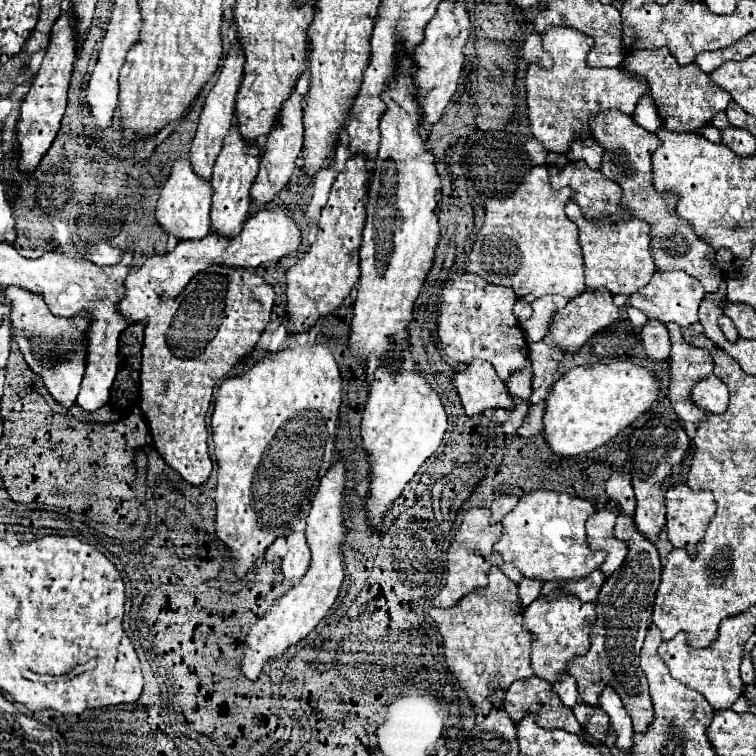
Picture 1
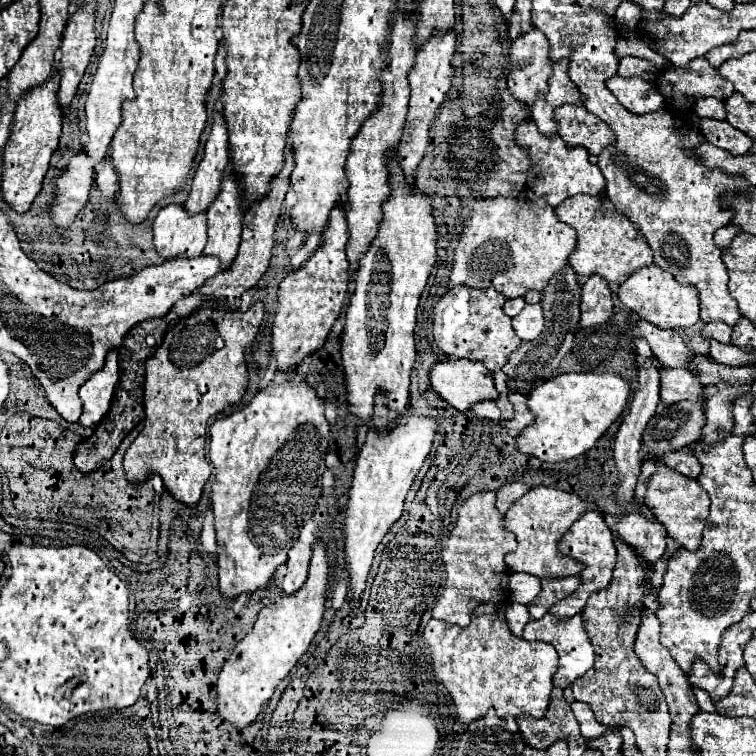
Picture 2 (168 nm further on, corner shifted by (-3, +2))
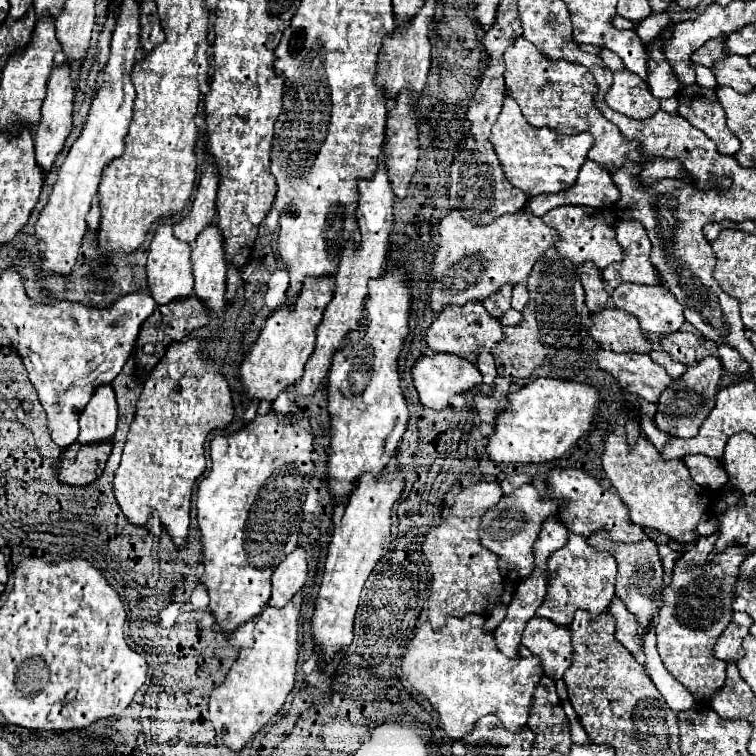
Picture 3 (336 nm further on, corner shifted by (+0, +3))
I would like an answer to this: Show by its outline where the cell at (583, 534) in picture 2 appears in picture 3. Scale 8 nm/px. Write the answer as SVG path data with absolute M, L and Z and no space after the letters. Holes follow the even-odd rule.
M569 534L569 542L549 556L547 596L537 610L537 616L547 618L557 626L569 626L575 610L579 608L589 612L591 618L599 616L613 598L615 574L617 574L617 562L609 554L591 548L585 536Z

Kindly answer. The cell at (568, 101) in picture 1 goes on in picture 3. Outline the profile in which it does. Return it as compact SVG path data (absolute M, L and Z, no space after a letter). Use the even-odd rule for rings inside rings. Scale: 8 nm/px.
M627 68L613 74L613 84L605 94L605 104L629 118L649 118L659 110L659 98L653 98L645 80L631 74Z

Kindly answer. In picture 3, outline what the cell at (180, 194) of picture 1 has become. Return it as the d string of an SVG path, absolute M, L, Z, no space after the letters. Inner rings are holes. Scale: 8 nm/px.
M161 224L155 232L155 238L149 248L149 260L147 260L147 288L157 300L157 304L167 304L173 300L189 298L193 292L193 272L191 272L191 248L187 242L181 242L173 236L171 226Z

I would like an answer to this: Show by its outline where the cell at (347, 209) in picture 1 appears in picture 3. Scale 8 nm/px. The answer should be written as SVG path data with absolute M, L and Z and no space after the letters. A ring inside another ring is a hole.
M305 278L303 290L297 296L297 302L293 308L283 306L281 310L273 312L267 318L265 328L261 330L259 338L249 348L247 356L241 362L239 378L243 382L245 394L251 400L267 400L273 402L281 392L295 386L297 380L303 374L303 366L309 360L309 356L315 350L315 330L321 324L325 306L333 298L333 286L335 278Z

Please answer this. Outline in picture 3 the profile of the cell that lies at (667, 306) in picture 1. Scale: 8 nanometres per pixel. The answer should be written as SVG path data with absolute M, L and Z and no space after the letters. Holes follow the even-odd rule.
M623 282L621 286L617 286L613 290L611 300L619 310L623 310L623 312L627 312L627 314L631 314L639 320L641 332L645 336L663 336L663 334L669 334L669 332L677 332L685 322L683 306L675 300L675 296L661 282L657 282L655 286Z

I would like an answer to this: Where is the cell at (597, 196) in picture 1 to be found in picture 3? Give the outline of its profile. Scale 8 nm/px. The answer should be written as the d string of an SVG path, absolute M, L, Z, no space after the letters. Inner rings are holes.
M507 96L501 114L491 128L489 142L495 148L505 178L527 196L539 196L539 194L555 194L575 184L579 170L587 160L587 152L593 146L593 136L589 132L563 136L555 134L549 128L535 128L523 120L517 102Z

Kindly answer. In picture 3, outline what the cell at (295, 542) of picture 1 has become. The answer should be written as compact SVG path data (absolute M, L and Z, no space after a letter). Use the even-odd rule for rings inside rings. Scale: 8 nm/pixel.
M295 548L273 572L271 576L271 598L269 606L283 608L305 584L307 576L307 558L303 548Z

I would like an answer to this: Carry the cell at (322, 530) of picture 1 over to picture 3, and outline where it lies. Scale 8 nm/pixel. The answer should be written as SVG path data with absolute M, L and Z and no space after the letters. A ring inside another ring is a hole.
M301 592L287 602L283 608L265 606L255 618L255 644L239 652L235 664L231 666L225 682L213 690L209 702L209 718L223 738L223 744L241 752L247 742L261 732L267 724L271 724L273 716L283 708L289 692L295 684L295 666L297 666L297 636L299 636L299 610L301 610Z

